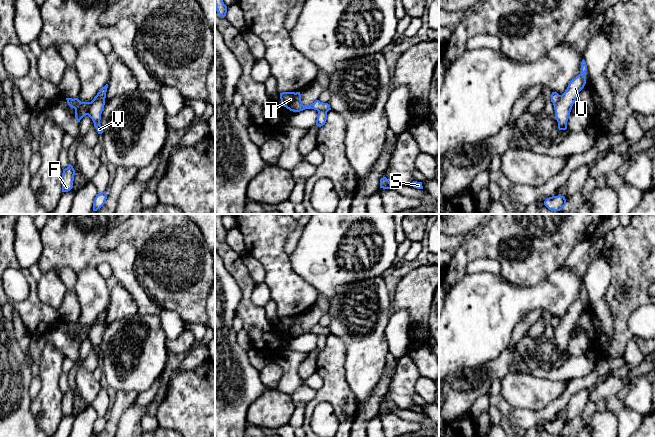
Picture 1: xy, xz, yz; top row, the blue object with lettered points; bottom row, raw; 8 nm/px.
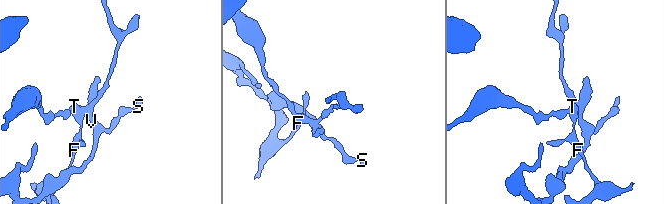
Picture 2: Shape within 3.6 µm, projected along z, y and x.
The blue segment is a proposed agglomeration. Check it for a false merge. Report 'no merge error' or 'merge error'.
merge error

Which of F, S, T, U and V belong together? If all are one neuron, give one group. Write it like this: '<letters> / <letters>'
F T / S U V

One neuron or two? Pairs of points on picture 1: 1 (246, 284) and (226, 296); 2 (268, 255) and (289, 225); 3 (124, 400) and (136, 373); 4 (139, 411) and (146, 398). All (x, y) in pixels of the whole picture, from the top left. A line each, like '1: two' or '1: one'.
1: two
2: one
3: two
4: two

